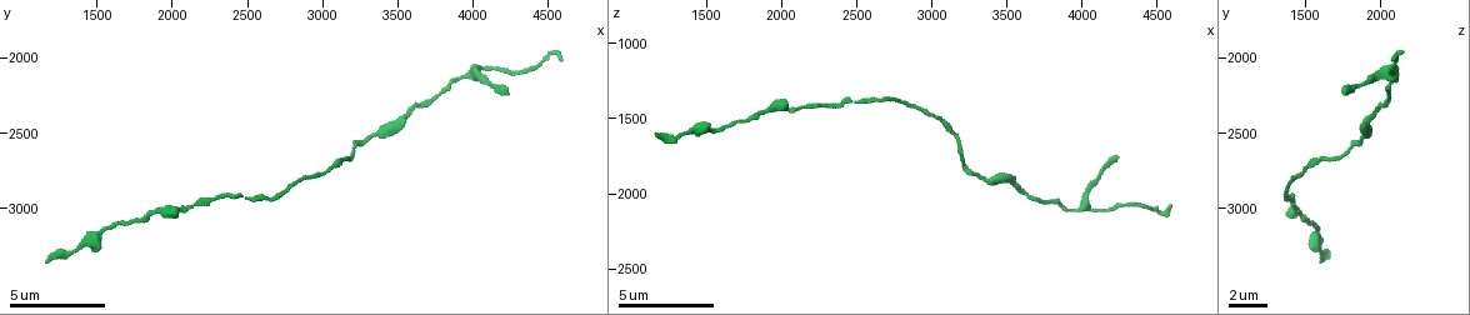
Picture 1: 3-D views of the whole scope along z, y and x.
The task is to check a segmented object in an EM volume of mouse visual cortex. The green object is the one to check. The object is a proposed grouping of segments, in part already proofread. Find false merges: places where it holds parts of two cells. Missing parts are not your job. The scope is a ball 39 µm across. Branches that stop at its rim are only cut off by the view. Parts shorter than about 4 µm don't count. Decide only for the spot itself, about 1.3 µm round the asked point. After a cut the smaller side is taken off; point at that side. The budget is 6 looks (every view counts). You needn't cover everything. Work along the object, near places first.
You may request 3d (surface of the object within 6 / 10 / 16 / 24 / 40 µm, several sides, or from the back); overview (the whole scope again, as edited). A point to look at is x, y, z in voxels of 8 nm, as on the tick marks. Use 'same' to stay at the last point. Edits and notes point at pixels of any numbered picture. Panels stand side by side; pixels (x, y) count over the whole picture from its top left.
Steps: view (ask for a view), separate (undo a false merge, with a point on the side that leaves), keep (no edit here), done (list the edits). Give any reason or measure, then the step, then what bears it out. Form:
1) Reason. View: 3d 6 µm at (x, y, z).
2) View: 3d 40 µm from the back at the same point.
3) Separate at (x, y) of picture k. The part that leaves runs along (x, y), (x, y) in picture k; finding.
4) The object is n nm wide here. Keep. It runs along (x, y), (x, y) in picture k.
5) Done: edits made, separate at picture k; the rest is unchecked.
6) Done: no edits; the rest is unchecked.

Sudden change in width. View: 3d 6 µm at (3560, 2360, 1940).

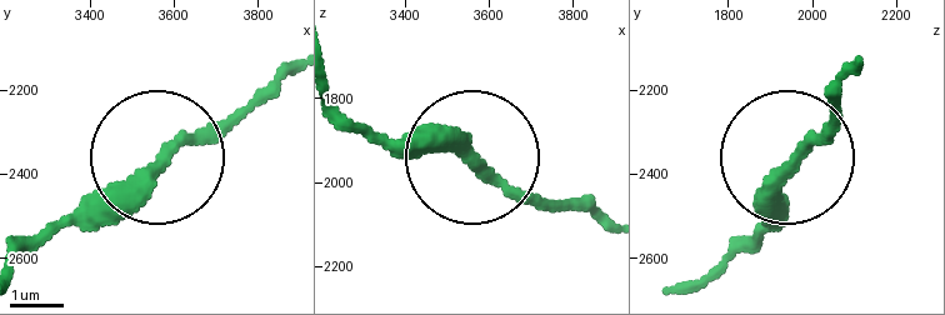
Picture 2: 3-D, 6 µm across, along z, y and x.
View: 3d 6 µm from the back at (3565, 2380, 1945).

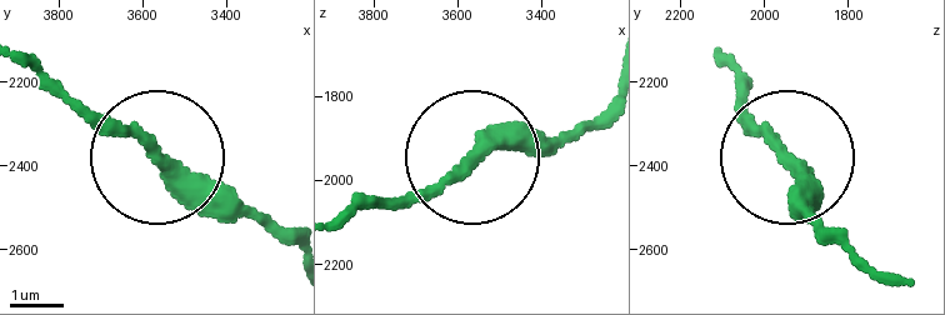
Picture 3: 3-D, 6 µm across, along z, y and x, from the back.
The object is 280 nm wide here. Keep. It runs along (284, 239), (204, 198), (34, 55) in picture 3; continuous, no second cell.

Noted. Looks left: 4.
View: 3d 10 µm at (3040, 2740, 1500).

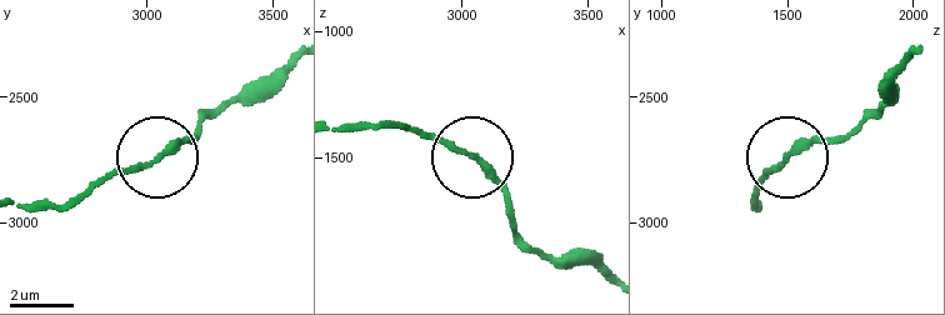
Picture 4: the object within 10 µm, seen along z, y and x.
Keep. It runs along (785, 161), (848, 134) in picture 4; continuous, no second cell.

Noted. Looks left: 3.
Calibre changes. View: 3d 6 µm at (2140, 2960, 1420).

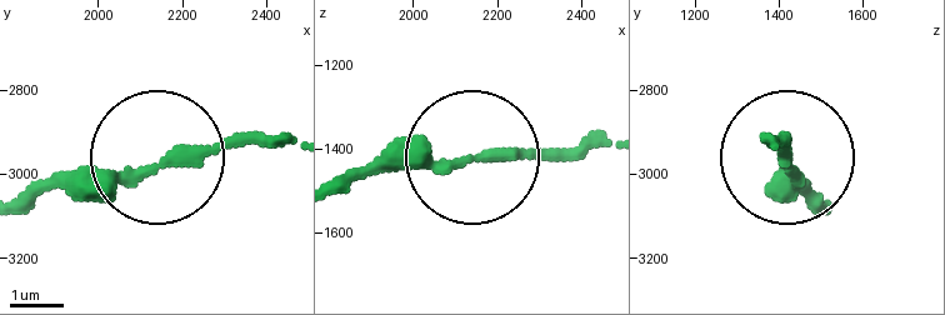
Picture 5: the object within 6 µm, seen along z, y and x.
The object is 230 nm wide here. Keep. It runs along (293, 143), (185, 143), (131, 170), (28, 183) in picture 5; one cell here.

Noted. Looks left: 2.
Done: no edits; the rest is unchecked.

